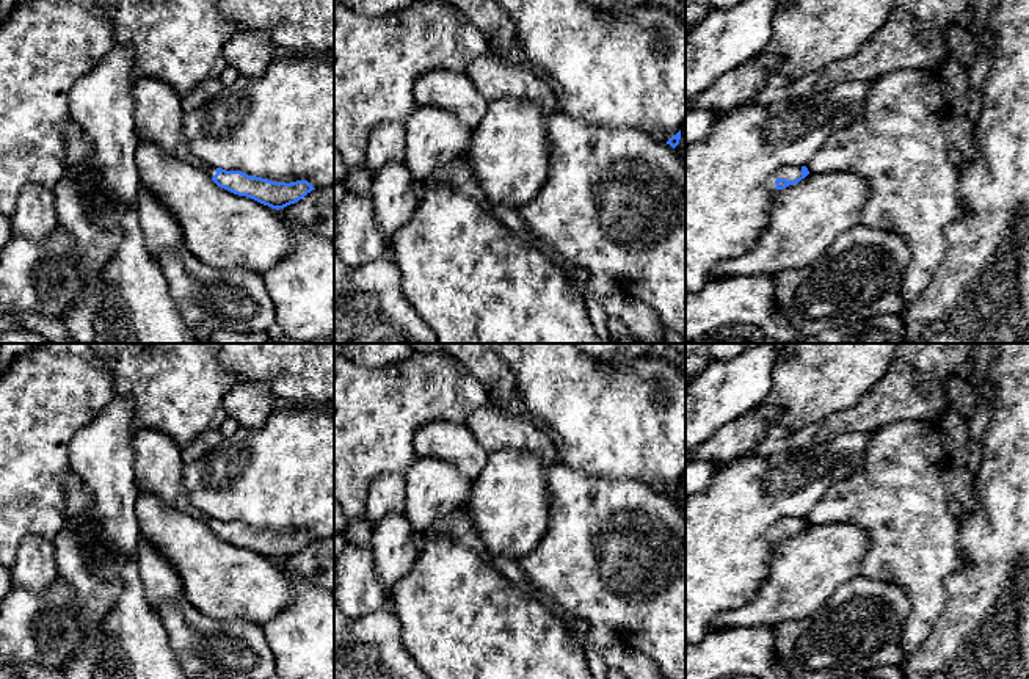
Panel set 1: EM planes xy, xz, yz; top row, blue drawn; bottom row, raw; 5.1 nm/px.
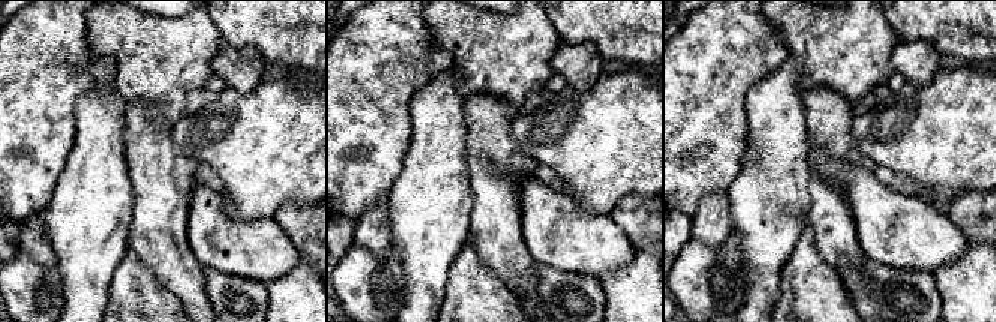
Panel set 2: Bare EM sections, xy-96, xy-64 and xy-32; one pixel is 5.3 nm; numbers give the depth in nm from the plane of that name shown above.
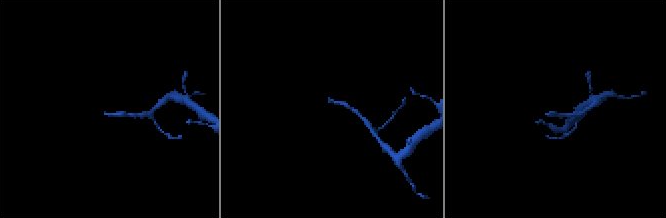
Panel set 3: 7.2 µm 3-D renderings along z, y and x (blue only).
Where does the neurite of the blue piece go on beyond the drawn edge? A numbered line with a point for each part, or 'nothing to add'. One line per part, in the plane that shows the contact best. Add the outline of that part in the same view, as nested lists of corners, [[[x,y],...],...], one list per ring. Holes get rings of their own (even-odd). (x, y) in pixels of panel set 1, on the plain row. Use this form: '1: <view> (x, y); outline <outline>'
1: yz (789, 524); outline [[[781,517],[770,530],[769,530],[769,543],[776,544],[776,530],[795,532],[802,528],[802,517]]]

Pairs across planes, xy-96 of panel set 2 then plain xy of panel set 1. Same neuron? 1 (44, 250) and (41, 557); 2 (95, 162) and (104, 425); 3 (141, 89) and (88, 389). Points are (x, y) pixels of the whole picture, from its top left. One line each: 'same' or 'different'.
1: same
2: same
3: different

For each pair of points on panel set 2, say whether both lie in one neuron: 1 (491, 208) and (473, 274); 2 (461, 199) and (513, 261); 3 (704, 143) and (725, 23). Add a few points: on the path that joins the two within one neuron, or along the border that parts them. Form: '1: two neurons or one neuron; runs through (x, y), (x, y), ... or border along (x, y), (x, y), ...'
1: two neurons; border along (467, 238), (476, 255), (501, 282)
2: two neurons; border along (470, 177), (473, 208), (470, 232), (465, 238)
3: one neuron; runs through (704, 113), (704, 71), (719, 53)

